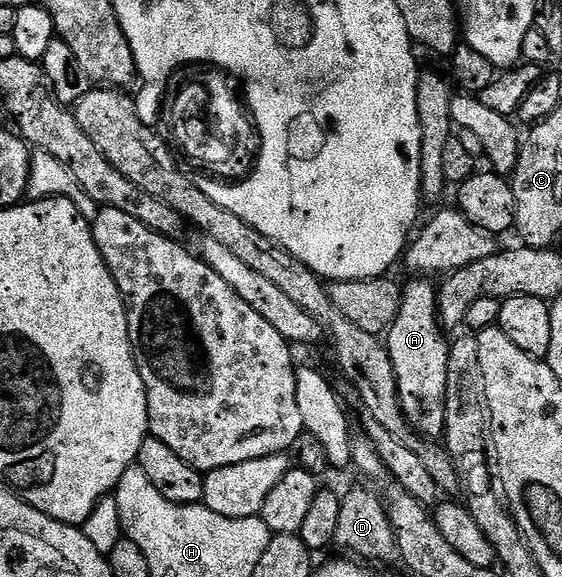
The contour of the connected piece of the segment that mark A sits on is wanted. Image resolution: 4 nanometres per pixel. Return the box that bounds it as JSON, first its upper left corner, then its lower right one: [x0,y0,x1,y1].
[384,279,451,439]

